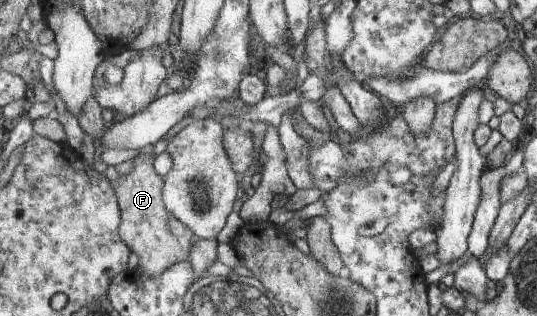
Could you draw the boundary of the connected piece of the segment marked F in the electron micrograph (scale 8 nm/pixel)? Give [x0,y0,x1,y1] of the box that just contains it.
[112,147,196,277]

